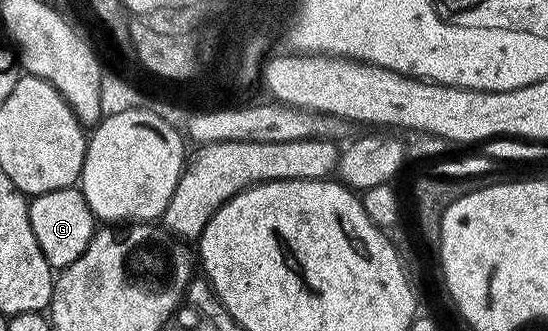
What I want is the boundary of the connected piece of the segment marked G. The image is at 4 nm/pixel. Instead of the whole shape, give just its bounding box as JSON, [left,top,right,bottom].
[27,186,97,269]

